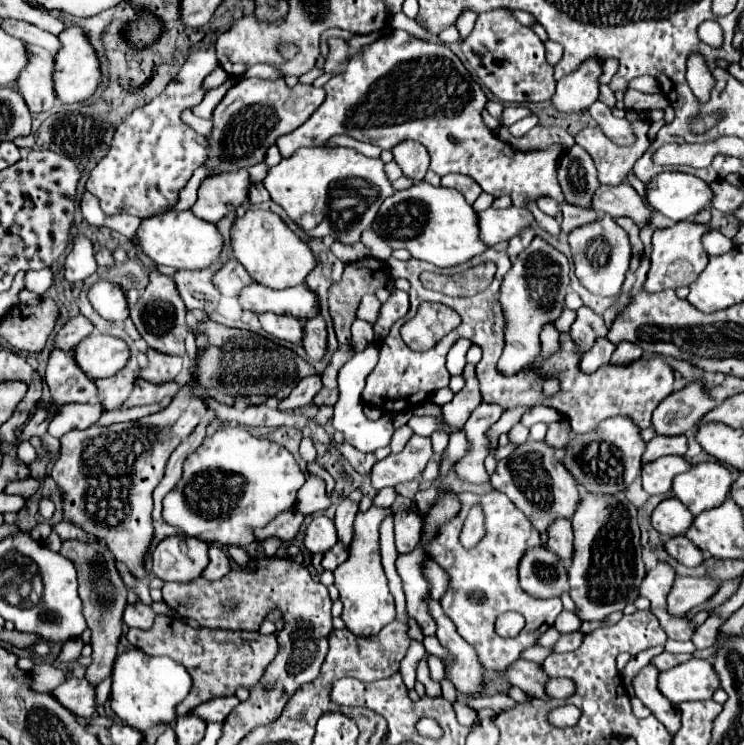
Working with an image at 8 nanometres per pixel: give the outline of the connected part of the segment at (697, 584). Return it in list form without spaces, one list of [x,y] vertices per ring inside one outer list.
[[[676,577],[668,595],[668,613],[674,617],[684,615],[712,597],[718,587],[720,583],[710,577]]]

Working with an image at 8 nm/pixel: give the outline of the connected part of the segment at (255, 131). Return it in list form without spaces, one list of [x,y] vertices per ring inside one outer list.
[[[240,79],[228,89],[224,99],[216,105],[212,113],[212,133],[208,135],[210,155],[206,157],[208,175],[238,171],[264,161],[266,151],[276,143],[278,137],[298,129],[324,101],[326,91],[314,85],[296,85],[288,93],[284,79]]]

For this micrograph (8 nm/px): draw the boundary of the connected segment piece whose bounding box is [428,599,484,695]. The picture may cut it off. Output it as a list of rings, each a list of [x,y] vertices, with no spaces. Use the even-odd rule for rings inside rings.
[[[428,599],[430,613],[436,619],[436,637],[444,649],[454,657],[452,663],[446,665],[446,679],[452,681],[456,691],[464,695],[476,693],[484,683],[484,667],[478,661],[478,655],[472,645],[468,645],[456,631],[456,625],[444,615],[438,601]]]

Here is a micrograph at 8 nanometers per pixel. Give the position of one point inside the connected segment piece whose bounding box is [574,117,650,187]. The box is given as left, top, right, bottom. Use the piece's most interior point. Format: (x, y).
(614, 162)

